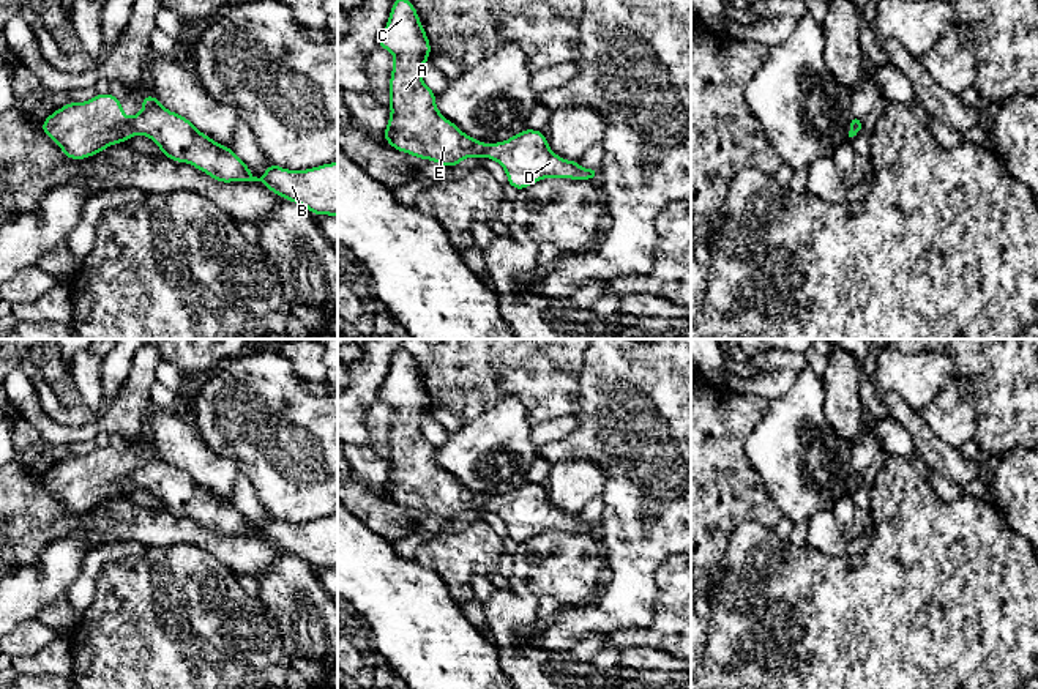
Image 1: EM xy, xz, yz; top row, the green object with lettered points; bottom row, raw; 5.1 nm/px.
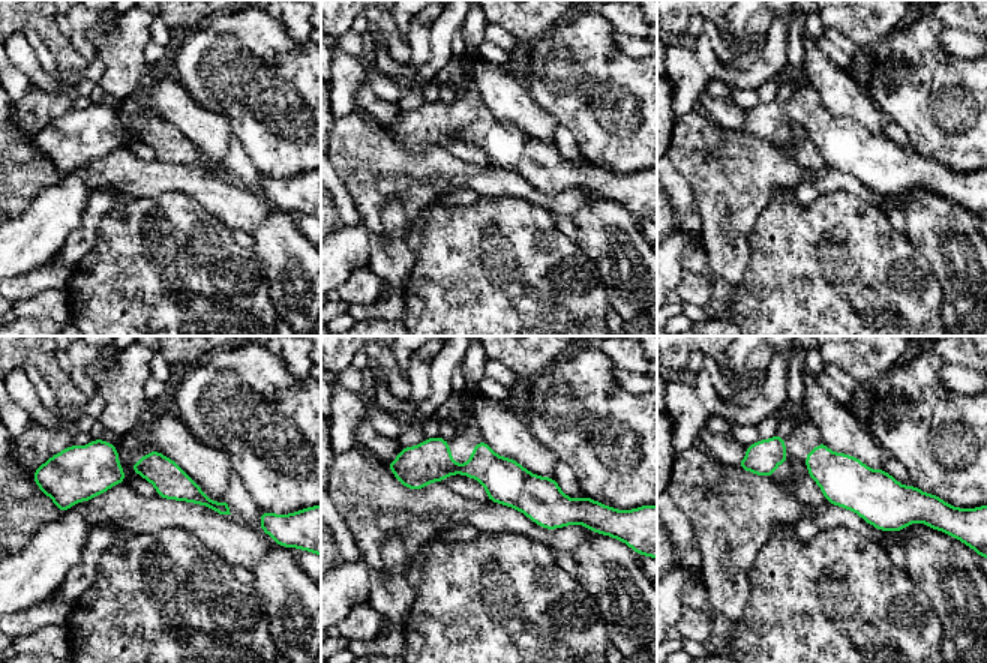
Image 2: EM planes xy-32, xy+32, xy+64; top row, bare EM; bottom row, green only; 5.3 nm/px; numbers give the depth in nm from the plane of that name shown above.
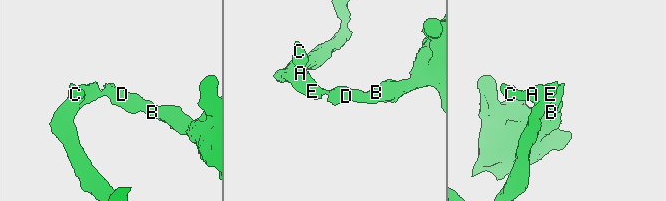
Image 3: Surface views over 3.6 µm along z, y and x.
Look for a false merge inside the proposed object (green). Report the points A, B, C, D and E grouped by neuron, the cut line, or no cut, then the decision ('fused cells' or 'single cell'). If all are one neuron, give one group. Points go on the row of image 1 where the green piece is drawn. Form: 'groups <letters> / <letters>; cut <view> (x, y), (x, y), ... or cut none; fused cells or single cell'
groups A B C D E; cut none; single cell

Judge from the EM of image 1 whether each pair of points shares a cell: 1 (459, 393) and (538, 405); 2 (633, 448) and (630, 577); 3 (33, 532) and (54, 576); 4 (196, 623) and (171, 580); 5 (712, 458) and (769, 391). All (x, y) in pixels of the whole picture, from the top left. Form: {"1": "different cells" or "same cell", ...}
{"1": "same cell", "2": "same cell", "3": "different cells", "4": "same cell", "5": "different cells"}

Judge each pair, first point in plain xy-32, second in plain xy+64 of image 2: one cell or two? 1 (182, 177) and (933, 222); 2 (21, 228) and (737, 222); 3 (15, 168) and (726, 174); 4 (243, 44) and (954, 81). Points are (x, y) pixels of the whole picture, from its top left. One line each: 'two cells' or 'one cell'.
1: two cells
2: two cells
3: one cell
4: one cell

